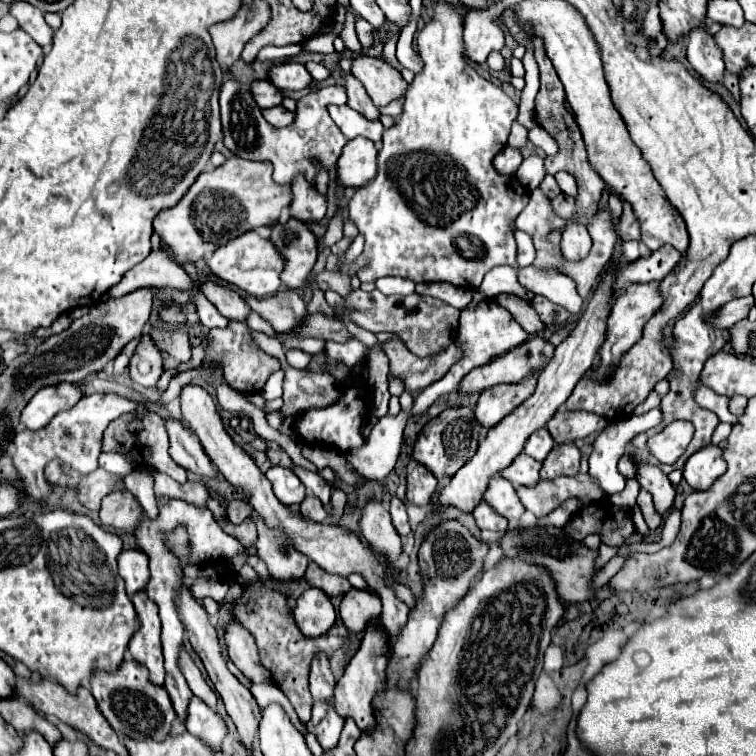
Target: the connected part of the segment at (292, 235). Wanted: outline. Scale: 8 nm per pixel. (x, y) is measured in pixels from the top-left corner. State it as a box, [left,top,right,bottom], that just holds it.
[270,219,318,289]

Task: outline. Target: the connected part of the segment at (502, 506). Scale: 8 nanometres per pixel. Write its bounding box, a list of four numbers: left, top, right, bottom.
[484,477,526,523]

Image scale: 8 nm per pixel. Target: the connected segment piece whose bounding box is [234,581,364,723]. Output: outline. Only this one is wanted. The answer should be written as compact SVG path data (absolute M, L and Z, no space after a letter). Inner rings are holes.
M260 581L248 583L244 587L242 597L236 601L234 615L250 631L250 635L256 639L262 663L272 671L272 679L284 691L284 695L290 699L292 707L296 709L296 713L300 717L300 721L308 723L310 721L310 709L312 709L312 695L308 691L308 673L310 673L310 663L312 663L314 655L326 653L326 657L332 659L332 655L338 649L344 649L346 655L352 657L358 651L364 633L356 633L356 635L352 633L346 639L344 637L334 637L334 635L322 635L318 639L302 637L302 633L294 625L292 609L286 609L286 597L282 593L270 589L270 587L264 595L256 597L256 589L260 589L260 587L262 587Z

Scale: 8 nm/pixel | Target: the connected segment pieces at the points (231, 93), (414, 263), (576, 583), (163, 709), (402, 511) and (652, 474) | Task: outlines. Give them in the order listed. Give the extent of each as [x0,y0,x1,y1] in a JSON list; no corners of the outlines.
[[220,81,346,185],[348,3,584,315],[498,527,598,601],[90,659,176,741],[390,497,410,537],[636,465,676,515]]

